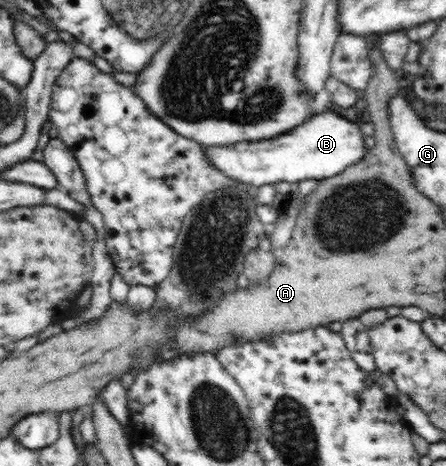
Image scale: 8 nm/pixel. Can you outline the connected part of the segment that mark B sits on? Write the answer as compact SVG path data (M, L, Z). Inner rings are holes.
M327 110L311 115L299 126L270 139L241 141L231 146L203 146L208 162L229 178L245 185L263 186L278 182L292 185L308 178L323 180L342 173L366 154L363 133L357 123L349 122Z

